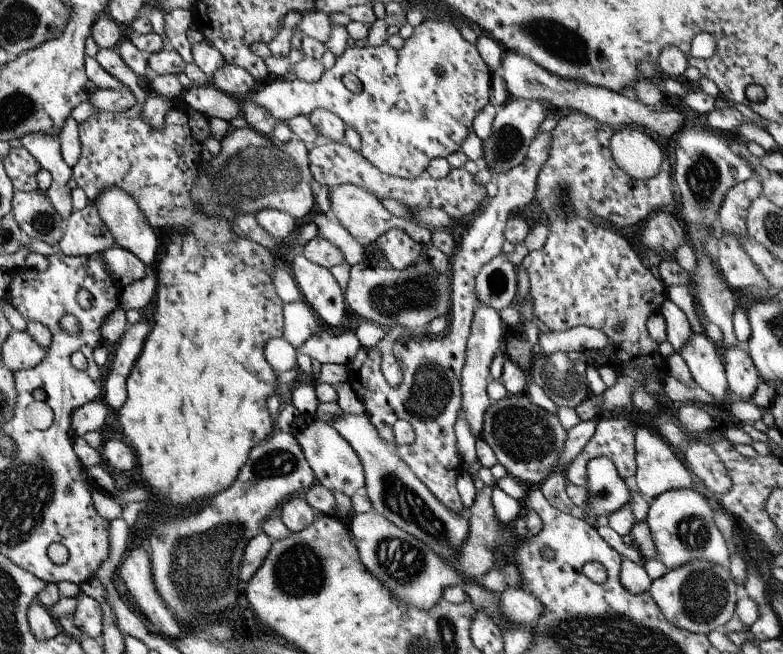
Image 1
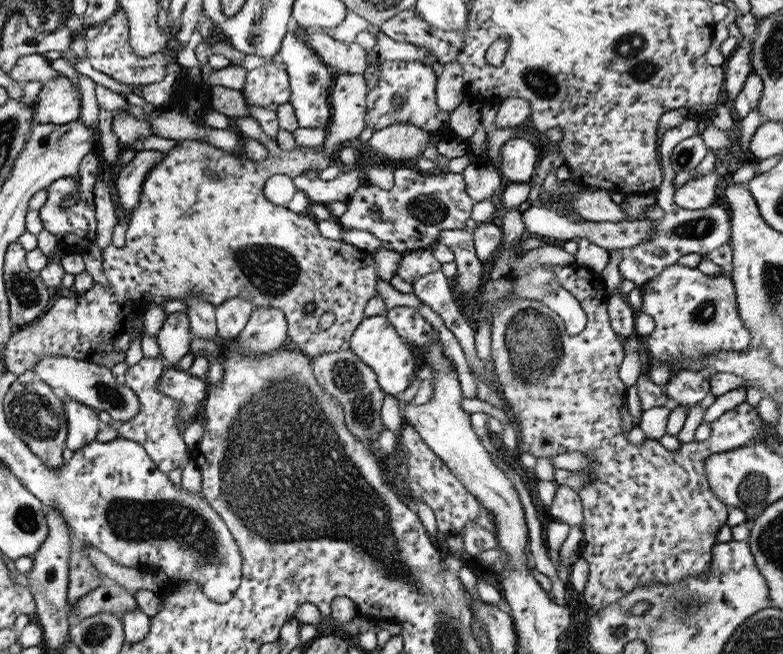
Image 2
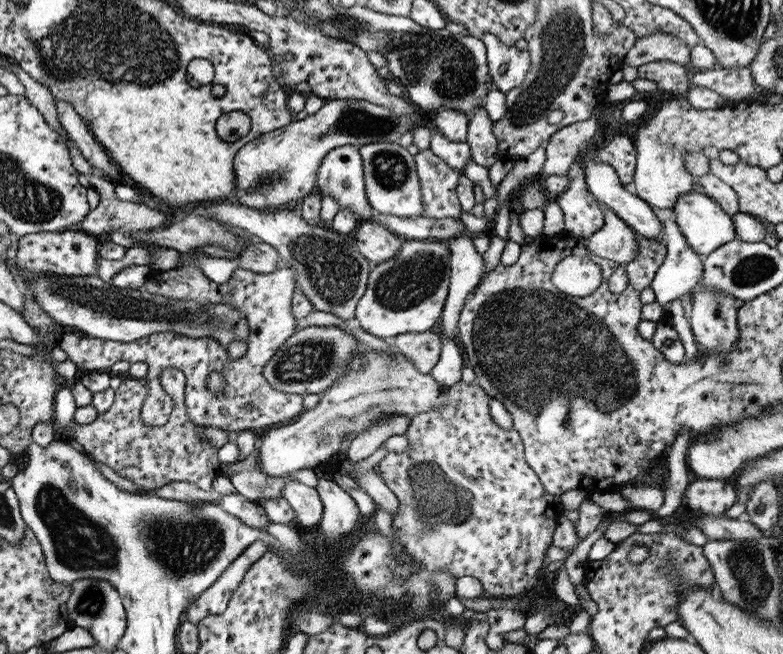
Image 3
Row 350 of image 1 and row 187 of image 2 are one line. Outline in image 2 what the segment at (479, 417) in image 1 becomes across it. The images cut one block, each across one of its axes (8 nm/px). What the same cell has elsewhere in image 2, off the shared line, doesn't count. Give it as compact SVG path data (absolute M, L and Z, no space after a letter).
M471 161L462 172L465 192L476 202L487 200L495 192L495 188L505 183L495 167L482 161Z

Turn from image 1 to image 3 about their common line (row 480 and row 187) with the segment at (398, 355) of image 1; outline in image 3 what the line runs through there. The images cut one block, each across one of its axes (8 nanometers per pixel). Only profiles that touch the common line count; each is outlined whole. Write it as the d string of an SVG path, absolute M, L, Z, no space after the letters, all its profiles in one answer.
M429 149L418 151L413 156L416 175L420 182L420 199L423 204L423 218L451 218L461 222L460 207L455 195L457 169L449 167Z

